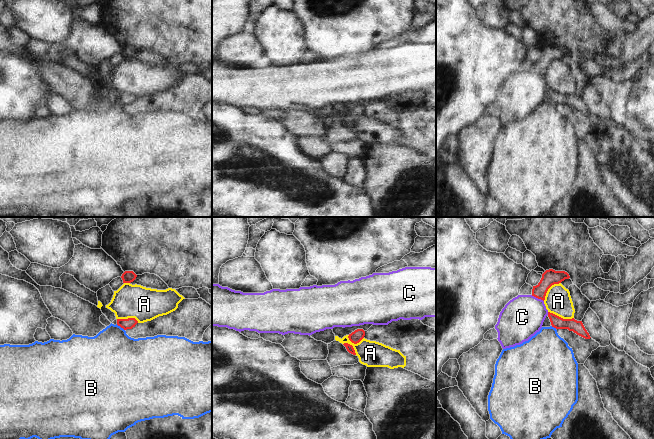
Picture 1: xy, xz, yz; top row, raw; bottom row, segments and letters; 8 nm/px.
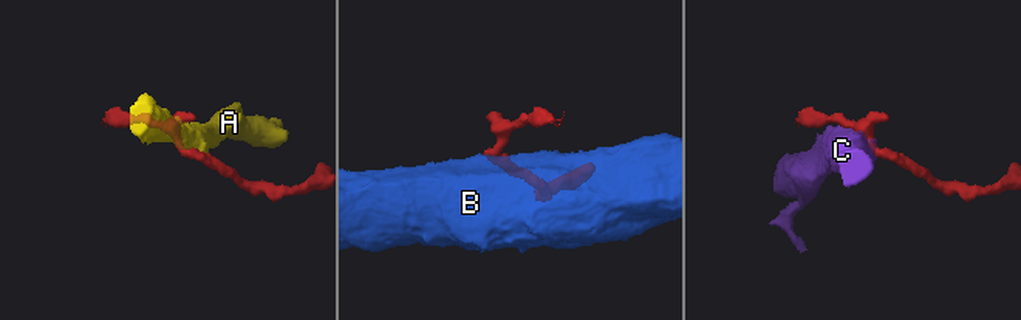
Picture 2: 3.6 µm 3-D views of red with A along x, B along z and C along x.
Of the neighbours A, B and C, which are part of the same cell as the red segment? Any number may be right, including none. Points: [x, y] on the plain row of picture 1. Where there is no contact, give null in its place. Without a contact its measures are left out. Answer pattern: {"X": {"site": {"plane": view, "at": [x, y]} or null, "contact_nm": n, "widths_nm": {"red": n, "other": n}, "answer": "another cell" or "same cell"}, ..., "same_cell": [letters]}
{"A": {"site": {"plane": "xz", "at": [353, 118]}, "contact_nm": 180, "widths_nm": {"red": 100, "other": 200}, "answer": "another cell"}, "B": {"site": {"plane": "xy", "at": [120, 102]}, "contact_nm": 90, "widths_nm": {"red": 90, "other": 420}, "answer": "another cell"}, "C": {"site": {"plane": "yz", "at": [537, 73]}, "contact_nm": 120, "widths_nm": {"red": 130, "other": 340}, "answer": "another cell"}, "same_cell": []}

